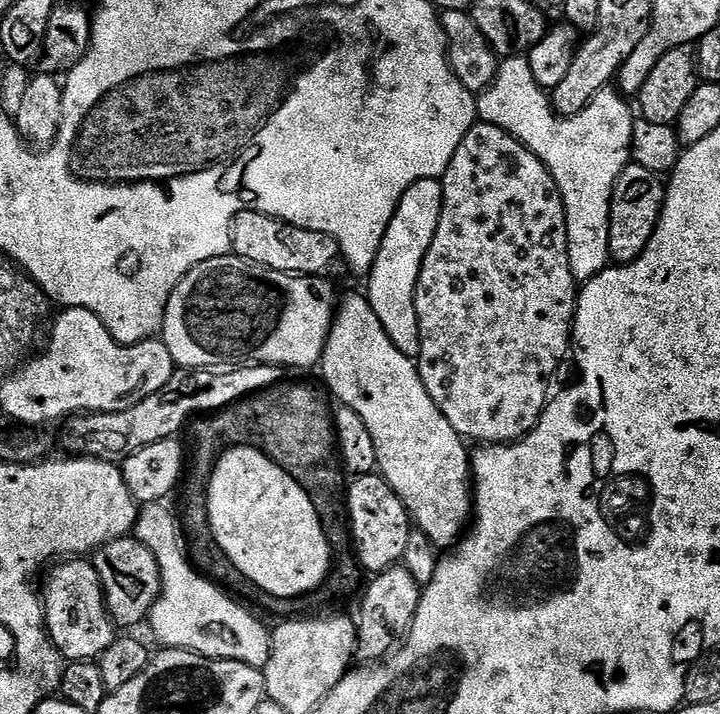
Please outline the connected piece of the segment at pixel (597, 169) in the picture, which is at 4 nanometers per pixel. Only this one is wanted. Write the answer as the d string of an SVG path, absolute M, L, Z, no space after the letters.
M524 54L501 59L492 85L476 96L477 117L522 141L550 170L564 203L570 270L577 282L593 280L610 264L612 191L632 155L634 108L627 103L631 104L609 86L582 114L560 116L552 108L549 93L538 86Z

